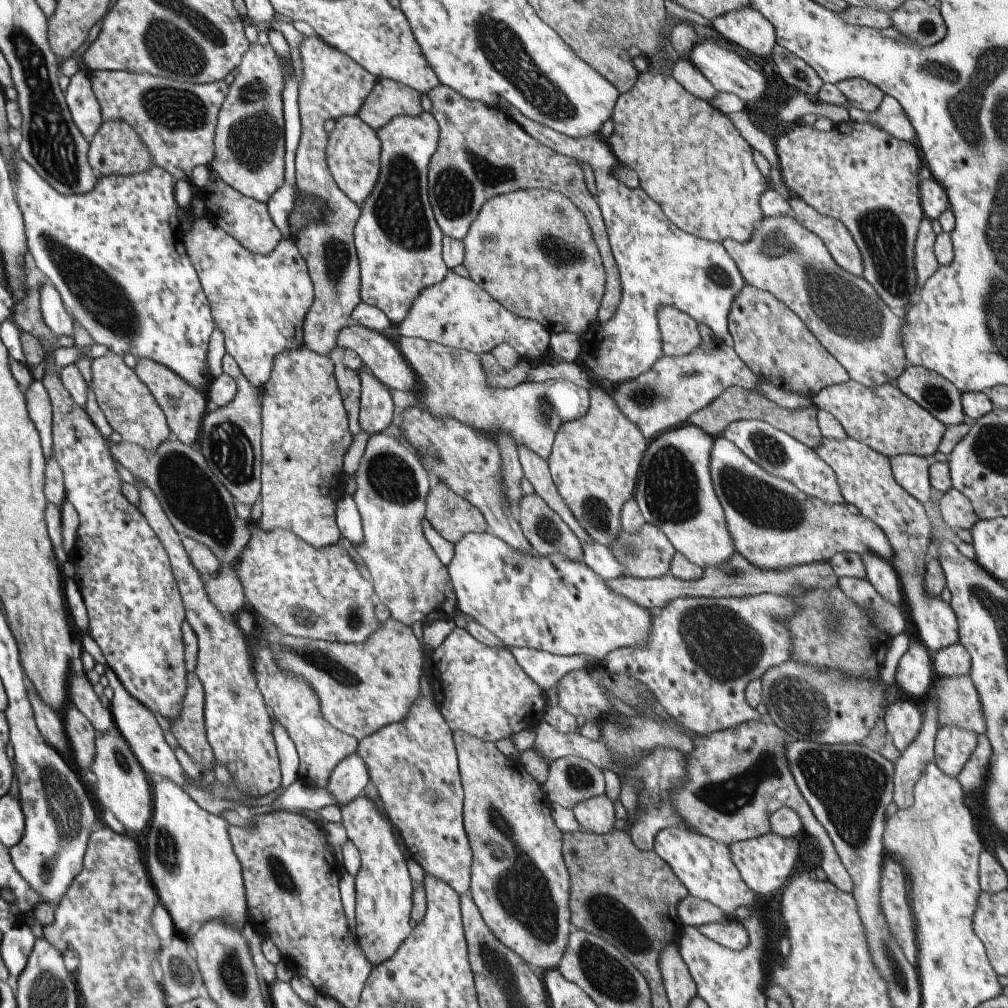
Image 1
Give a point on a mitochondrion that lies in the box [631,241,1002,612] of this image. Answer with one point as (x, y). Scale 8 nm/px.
(753, 497)

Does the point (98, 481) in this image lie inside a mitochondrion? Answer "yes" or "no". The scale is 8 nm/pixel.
no

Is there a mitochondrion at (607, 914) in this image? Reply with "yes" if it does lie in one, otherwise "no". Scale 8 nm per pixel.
yes

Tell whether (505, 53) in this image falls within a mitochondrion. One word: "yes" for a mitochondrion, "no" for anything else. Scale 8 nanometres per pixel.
yes

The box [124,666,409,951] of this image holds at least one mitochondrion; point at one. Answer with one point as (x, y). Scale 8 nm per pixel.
(164, 846)

